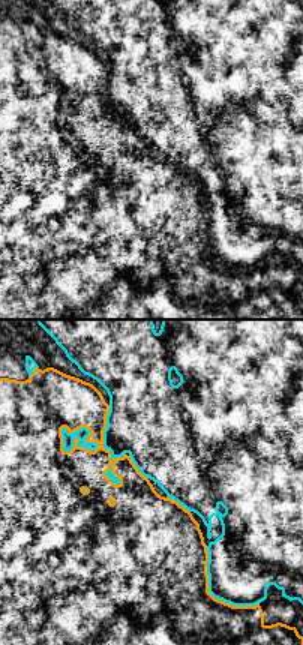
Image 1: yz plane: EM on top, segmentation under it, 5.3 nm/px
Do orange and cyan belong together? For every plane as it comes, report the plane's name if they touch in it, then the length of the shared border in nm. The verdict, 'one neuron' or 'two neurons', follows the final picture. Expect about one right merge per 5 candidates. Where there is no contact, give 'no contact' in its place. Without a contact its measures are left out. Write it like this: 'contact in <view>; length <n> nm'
contact in yz; length 220 nm

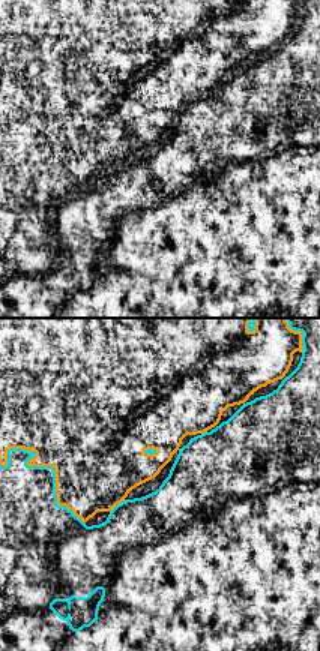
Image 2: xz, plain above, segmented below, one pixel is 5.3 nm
contact in xz; length 550 nm

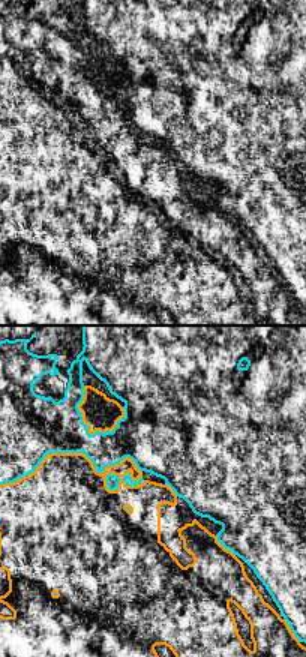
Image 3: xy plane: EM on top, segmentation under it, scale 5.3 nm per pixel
contact in xy; length 750 nm

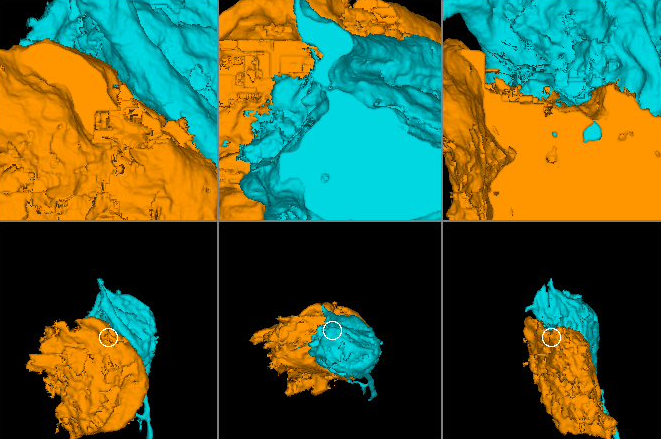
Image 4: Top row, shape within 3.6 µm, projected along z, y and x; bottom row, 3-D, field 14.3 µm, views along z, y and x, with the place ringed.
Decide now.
two neurons

